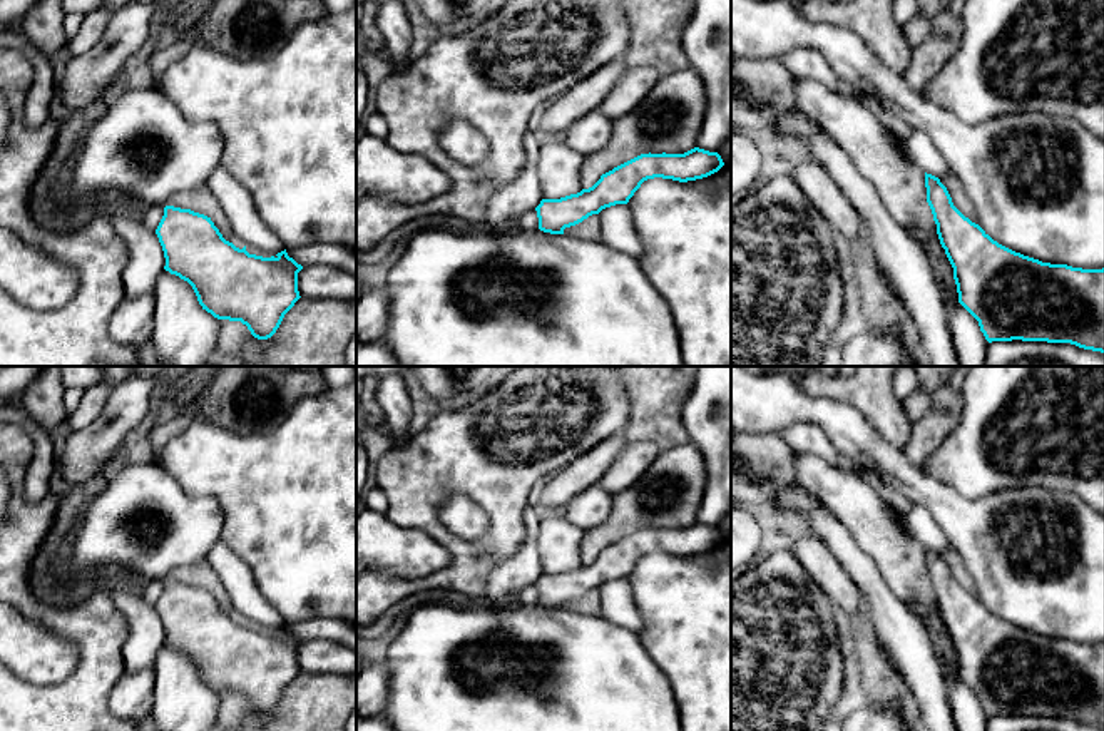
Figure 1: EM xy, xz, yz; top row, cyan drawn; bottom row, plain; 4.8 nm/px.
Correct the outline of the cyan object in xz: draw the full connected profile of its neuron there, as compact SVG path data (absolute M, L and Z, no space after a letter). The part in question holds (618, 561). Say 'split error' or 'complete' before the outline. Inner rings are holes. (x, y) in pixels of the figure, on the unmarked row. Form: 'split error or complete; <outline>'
complete; M694 522L684 529L641 529L612 545L589 564L560 574L542 574L535 582L539 604L550 609L564 609L602 584L627 579L641 559L662 552L679 557L696 555L718 547L724 540L718 527Z

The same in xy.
complete; M174 580L164 582L156 609L166 632L164 644L192 661L202 684L217 694L241 696L258 714L271 713L301 672L298 647L303 641L286 624L271 632L249 629L246 621L239 624L226 616L211 592Z

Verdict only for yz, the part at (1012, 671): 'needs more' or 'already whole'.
already whole

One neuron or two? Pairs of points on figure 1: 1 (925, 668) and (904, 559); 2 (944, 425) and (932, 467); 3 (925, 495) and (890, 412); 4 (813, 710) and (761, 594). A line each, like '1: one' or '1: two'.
1: one
2: two
3: two
4: one

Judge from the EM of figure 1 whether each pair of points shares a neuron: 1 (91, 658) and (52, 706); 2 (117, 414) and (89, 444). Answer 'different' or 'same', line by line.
1: same
2: same

